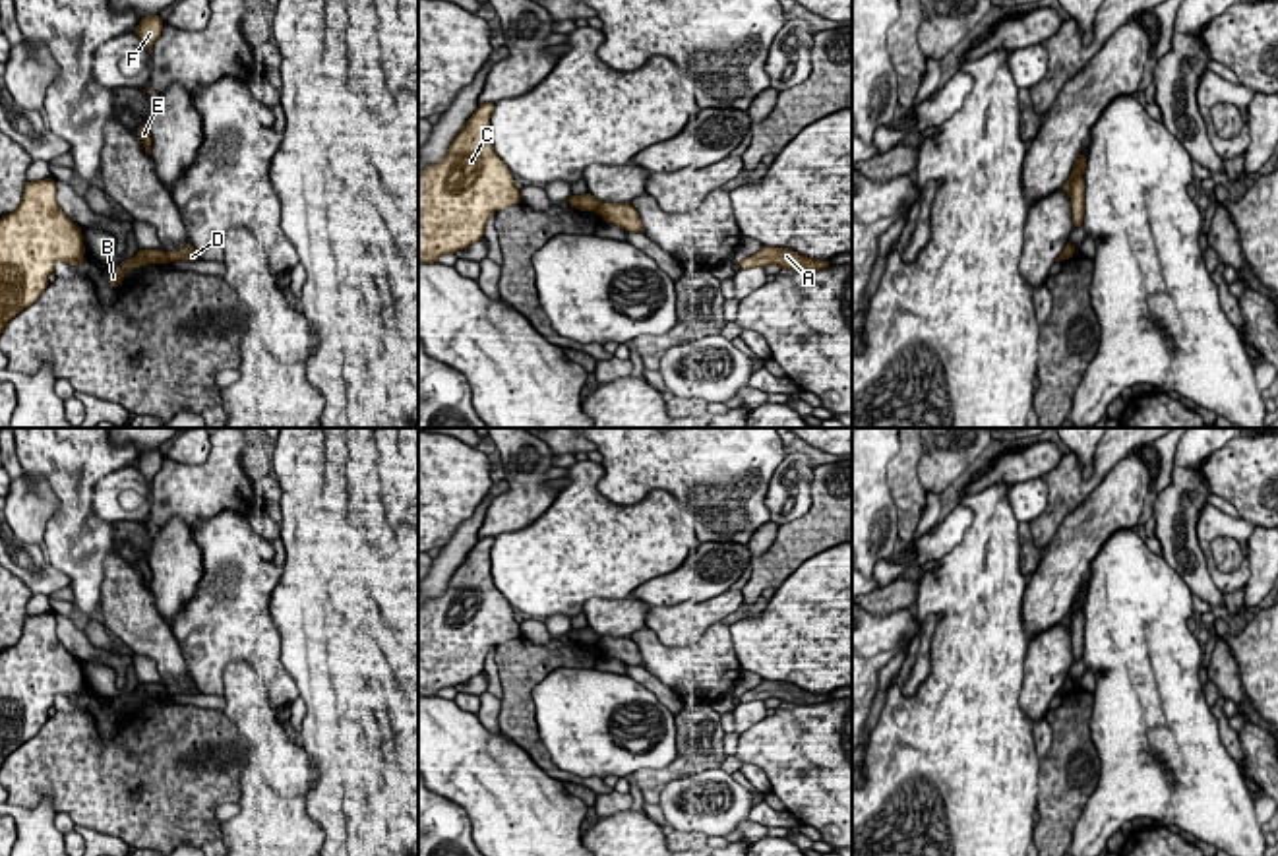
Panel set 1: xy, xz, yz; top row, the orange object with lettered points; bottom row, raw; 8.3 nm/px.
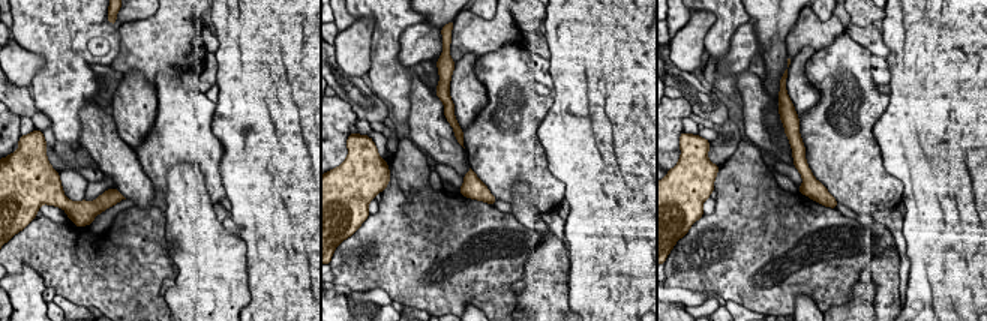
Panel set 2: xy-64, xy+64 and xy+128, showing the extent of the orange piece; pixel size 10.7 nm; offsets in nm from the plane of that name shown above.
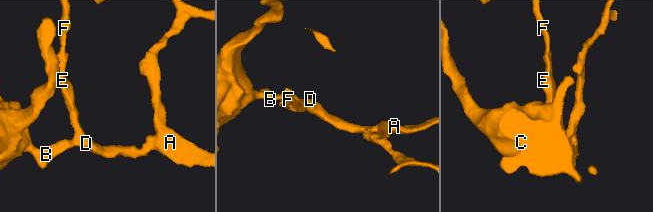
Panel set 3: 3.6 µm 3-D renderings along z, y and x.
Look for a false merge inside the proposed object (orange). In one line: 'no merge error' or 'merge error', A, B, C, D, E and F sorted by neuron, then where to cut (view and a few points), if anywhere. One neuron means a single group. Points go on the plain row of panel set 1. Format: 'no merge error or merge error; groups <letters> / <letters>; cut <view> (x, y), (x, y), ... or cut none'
merge error; groups A D E F / B C; cut xy (165, 688), (171, 694)

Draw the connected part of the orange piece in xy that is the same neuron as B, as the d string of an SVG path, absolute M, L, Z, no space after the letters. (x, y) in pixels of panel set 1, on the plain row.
M139 684L132 693L124 695L122 703L110 703L108 718L118 720L124 713L124 707L145 697L168 697L168 689L163 684Z

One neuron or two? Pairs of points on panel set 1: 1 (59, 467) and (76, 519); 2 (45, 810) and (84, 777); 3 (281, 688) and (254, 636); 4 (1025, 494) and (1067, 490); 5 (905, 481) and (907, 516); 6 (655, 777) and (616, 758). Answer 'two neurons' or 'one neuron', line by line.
1: one neuron
2: two neurons
3: one neuron
4: two neurons
5: one neuron
6: two neurons

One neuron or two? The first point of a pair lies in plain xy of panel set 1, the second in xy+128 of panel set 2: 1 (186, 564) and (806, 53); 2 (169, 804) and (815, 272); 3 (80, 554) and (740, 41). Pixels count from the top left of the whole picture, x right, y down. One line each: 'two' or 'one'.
1: one
2: one
3: two

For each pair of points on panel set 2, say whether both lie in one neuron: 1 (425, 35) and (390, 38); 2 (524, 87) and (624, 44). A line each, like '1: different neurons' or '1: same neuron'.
1: different neurons
2: different neurons

